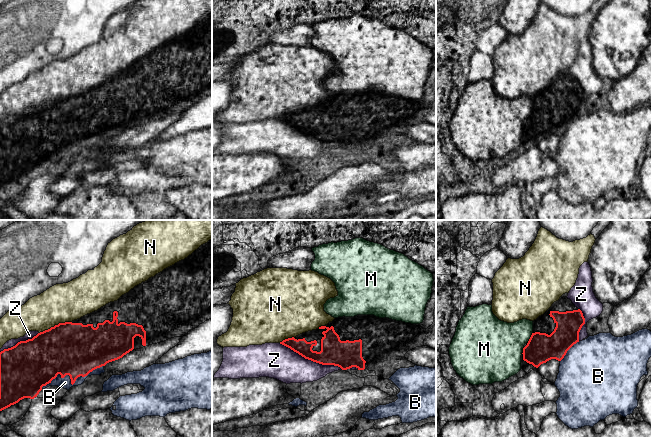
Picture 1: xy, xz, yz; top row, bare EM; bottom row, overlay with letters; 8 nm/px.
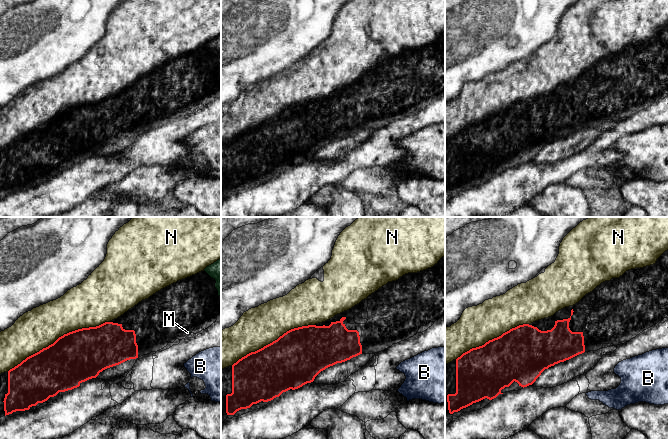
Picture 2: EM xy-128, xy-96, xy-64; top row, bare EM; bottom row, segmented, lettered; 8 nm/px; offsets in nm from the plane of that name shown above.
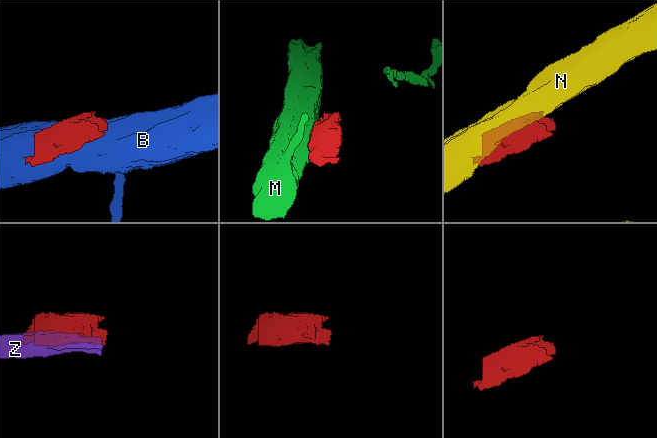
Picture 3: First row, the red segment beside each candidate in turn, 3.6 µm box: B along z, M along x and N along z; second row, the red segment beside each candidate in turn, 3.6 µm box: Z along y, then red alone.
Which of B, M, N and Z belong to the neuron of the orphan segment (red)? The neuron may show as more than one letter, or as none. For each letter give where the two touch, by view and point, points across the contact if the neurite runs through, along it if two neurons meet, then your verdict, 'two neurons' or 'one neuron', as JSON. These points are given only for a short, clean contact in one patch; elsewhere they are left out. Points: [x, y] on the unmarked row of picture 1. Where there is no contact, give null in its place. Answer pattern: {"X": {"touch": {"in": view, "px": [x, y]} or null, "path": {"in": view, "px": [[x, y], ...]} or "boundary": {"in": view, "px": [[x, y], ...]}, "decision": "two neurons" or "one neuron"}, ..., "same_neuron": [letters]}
{"B": {"touch": {"in": "xy", "px": [71, 158]}, "decision": "two neurons"}, "M": {"touch": {"in": "yz", "px": [530, 114]}, "decision": "two neurons"}, "N": {"touch": {"in": "xy", "px": [55, 101]}, "decision": "two neurons"}, "Z": {"touch": {"in": "xz", "px": [311, 136]}, "decision": "two neurons"}, "same_neuron": []}

